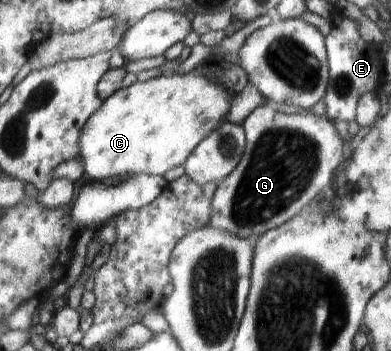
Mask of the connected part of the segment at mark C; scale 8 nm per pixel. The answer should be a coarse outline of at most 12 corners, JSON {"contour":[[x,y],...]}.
{"contour":[[196,71],[120,88],[81,133],[84,180],[164,176],[228,113]]}

